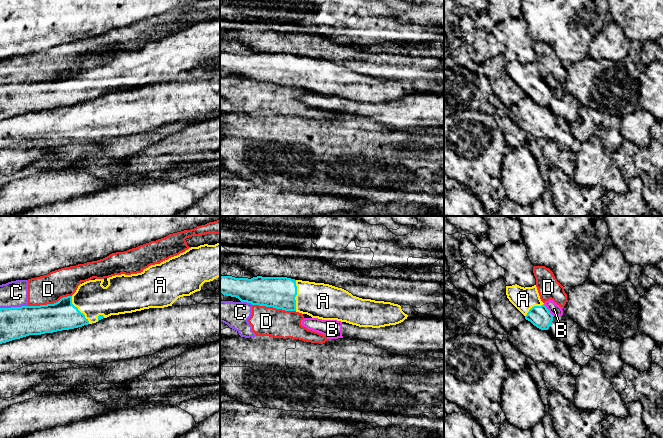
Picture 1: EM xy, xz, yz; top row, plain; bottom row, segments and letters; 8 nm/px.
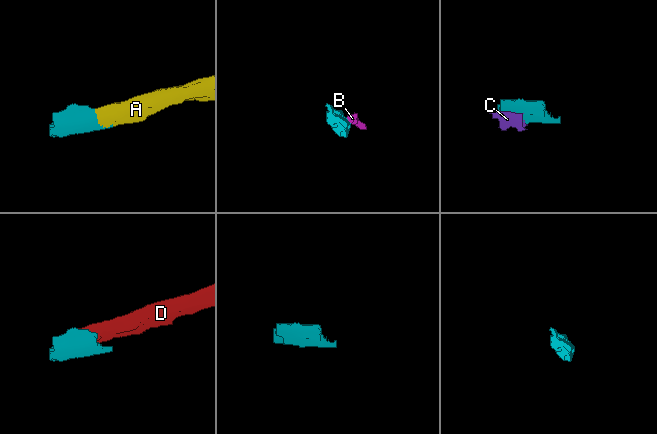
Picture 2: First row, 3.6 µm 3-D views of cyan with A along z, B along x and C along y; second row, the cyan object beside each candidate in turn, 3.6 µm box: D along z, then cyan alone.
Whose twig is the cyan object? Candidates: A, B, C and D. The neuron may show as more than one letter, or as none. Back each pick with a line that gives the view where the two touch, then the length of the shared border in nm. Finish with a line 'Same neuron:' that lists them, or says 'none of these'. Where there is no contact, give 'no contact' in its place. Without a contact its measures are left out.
A: meets cyan in xy; contact 260 nm long
Same neuron: A

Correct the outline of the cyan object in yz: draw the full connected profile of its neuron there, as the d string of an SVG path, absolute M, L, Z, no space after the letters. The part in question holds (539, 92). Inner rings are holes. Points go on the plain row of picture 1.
M517 60L506 62L506 71L526 96L541 106L549 105L553 91L541 77L536 61L525 64Z

